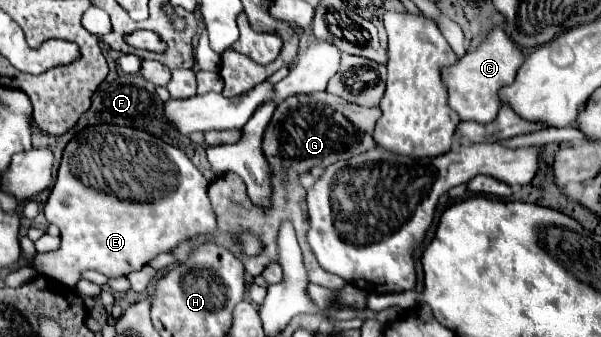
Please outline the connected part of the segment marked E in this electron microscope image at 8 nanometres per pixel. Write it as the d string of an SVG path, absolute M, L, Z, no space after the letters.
M97 124L79 132L65 148L55 186L45 202L45 218L61 230L61 244L49 254L33 258L35 270L69 288L81 280L81 272L97 270L107 278L121 278L141 270L155 256L173 252L181 242L207 236L215 240L219 228L207 196L209 182L193 166L187 154L163 140L135 128Z

